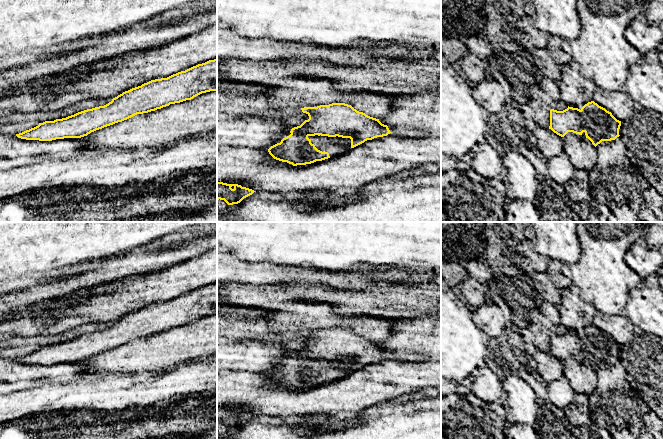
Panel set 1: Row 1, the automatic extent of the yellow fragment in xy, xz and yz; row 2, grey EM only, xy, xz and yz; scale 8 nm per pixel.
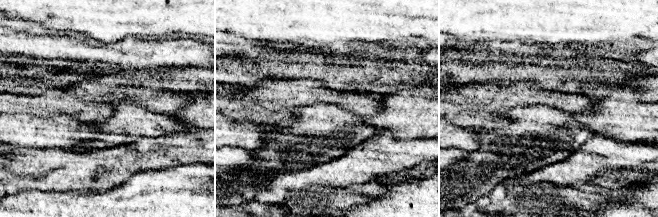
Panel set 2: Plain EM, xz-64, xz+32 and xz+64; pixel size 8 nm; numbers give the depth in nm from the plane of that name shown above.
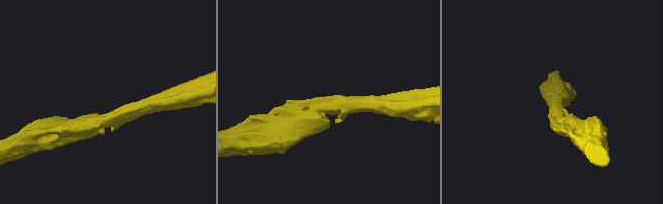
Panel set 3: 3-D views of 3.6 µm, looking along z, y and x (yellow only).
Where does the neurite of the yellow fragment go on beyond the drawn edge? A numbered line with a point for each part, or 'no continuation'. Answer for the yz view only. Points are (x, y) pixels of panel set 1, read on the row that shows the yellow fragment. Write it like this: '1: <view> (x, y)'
no continuation

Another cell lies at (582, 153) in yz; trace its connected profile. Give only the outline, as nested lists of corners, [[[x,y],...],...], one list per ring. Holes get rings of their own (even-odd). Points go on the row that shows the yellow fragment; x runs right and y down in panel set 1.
[[[568,132],[563,137],[563,148],[576,169],[589,172],[596,166],[596,147],[588,138]]]

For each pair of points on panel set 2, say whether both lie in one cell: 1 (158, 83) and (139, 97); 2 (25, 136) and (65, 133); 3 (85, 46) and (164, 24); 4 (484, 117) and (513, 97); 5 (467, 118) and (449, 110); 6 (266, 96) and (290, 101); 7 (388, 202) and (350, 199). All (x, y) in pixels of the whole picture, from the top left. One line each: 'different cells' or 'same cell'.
1: different cells
2: same cell
3: different cells
4: different cells
5: same cell
6: same cell
7: different cells

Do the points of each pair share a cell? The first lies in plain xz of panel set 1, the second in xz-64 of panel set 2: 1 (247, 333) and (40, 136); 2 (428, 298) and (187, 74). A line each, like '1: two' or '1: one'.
1: two
2: one

